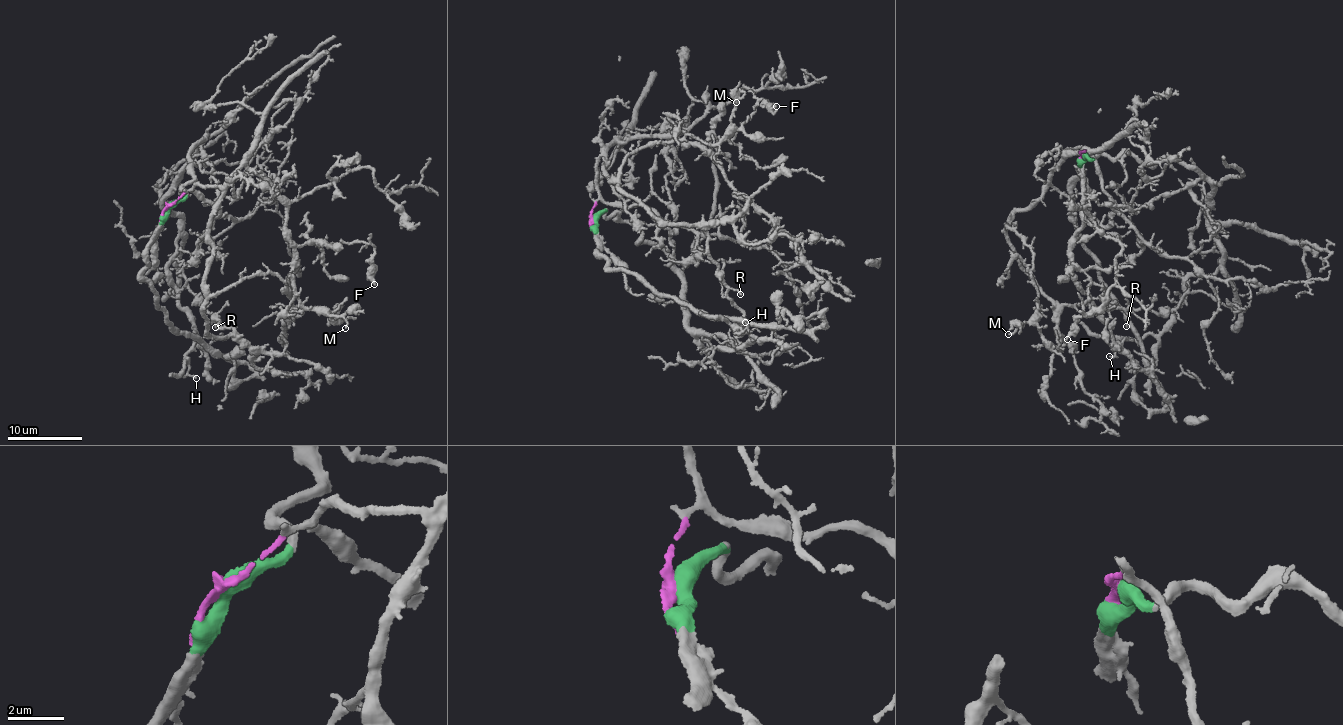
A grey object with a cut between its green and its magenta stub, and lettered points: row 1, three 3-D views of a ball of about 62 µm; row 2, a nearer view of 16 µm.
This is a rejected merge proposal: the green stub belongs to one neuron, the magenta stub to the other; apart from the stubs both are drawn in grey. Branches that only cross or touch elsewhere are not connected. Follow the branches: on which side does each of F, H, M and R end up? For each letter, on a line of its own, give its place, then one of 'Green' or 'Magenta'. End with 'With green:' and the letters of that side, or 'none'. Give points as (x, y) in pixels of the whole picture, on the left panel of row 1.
F: Place: (374, 284). Magenta
H: Place: (196, 378). Green
M: Place: (345, 328). Magenta
R: Place: (215, 327). Magenta
With green: H

